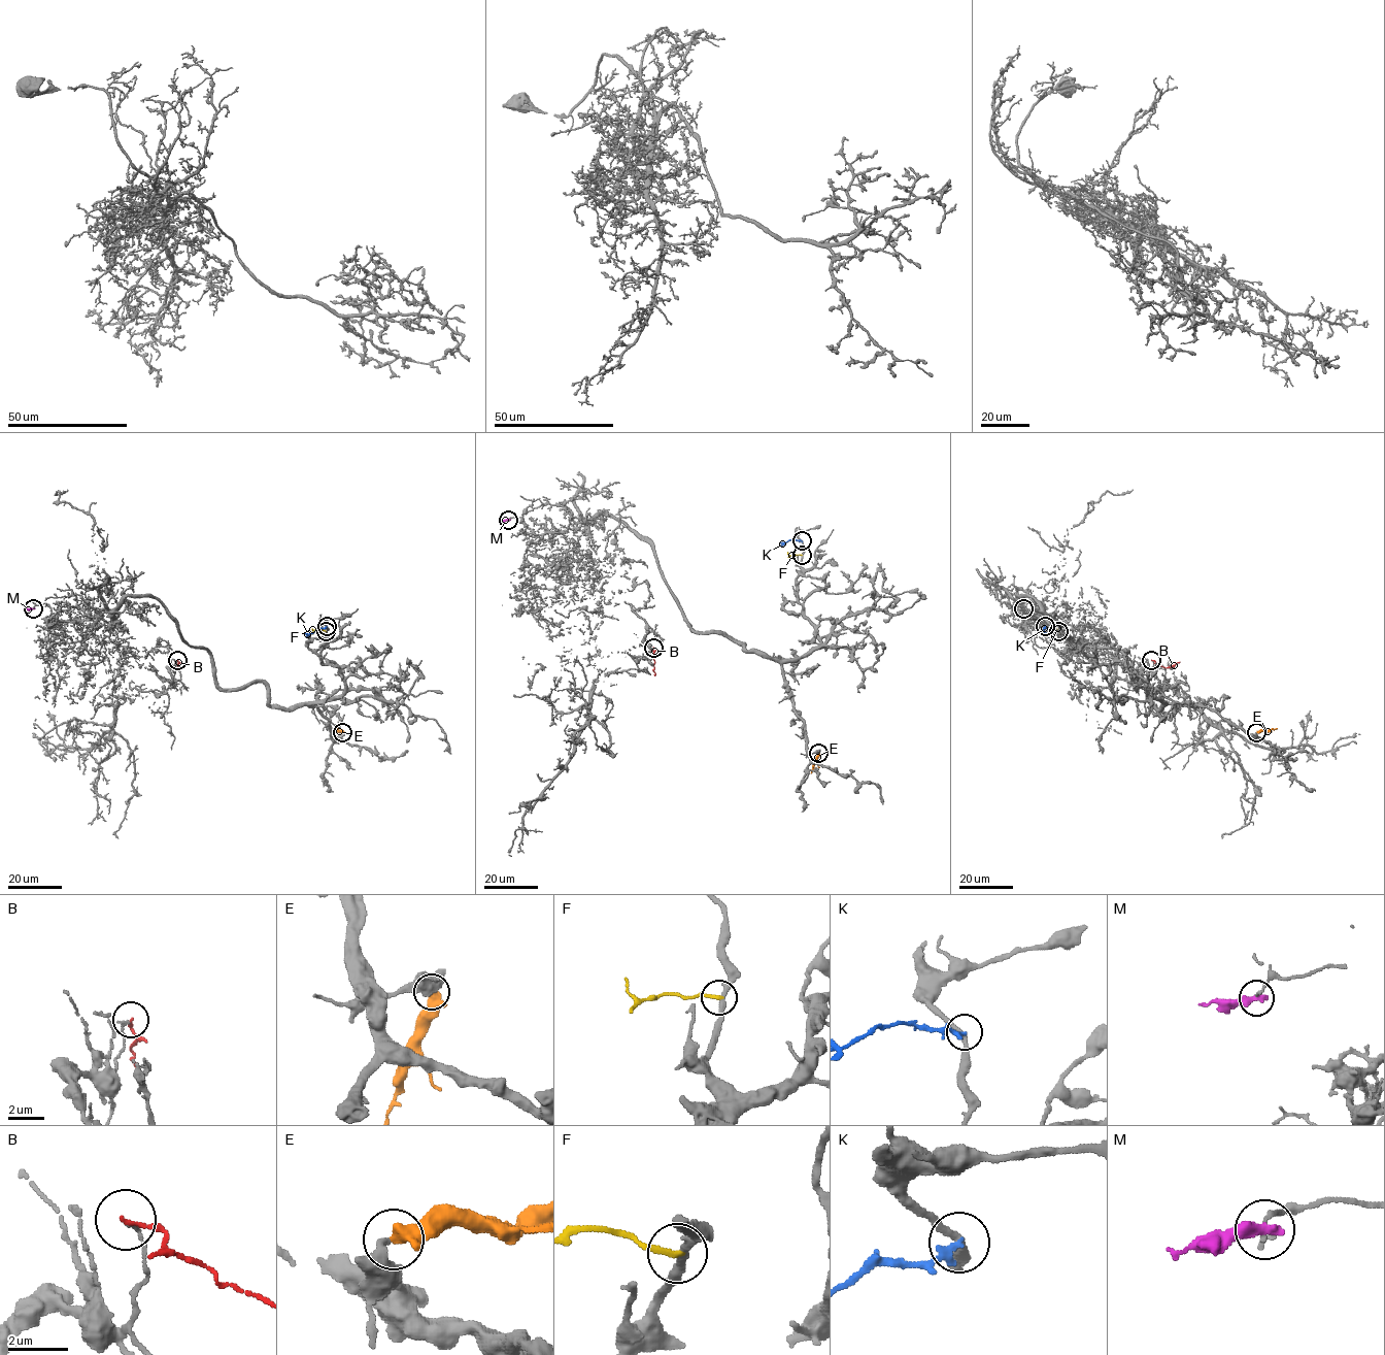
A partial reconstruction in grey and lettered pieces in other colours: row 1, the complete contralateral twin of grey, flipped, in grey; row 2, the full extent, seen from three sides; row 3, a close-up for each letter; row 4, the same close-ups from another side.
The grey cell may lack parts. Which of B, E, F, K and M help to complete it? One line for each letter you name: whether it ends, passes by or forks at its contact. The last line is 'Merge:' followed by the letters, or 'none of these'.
E: it ends
Merge: E

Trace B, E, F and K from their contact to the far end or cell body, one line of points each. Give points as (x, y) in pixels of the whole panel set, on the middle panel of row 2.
B: (653, 648), (654, 675)
E: (817, 753), (810, 773)
F: (802, 555), (789, 555), (787, 552)
K: (803, 540), (791, 539), (781, 546)

